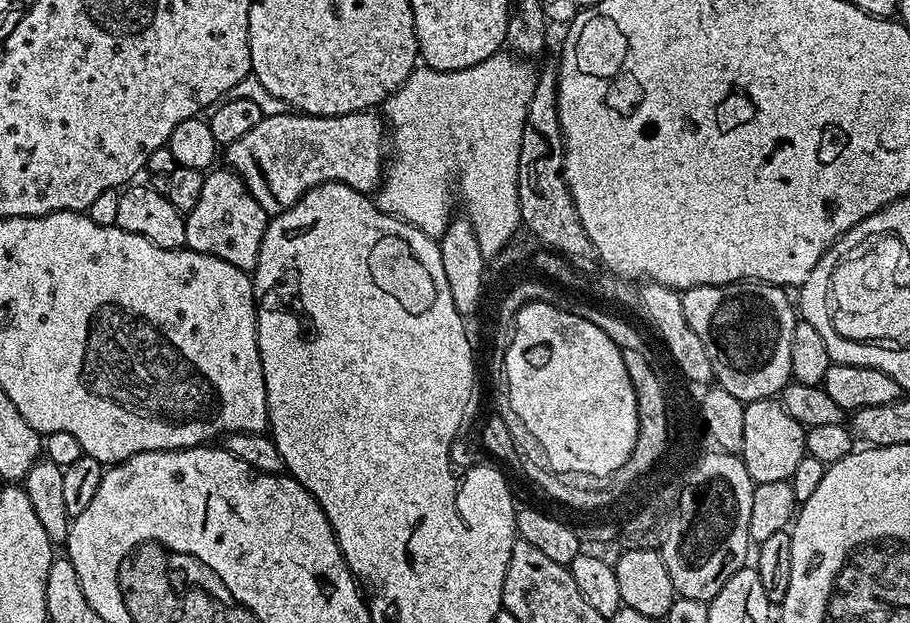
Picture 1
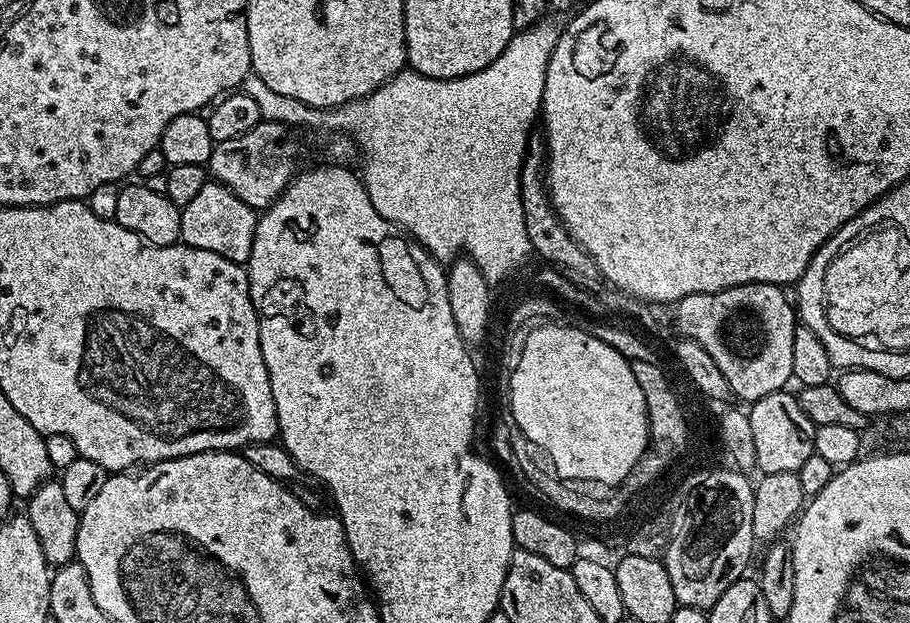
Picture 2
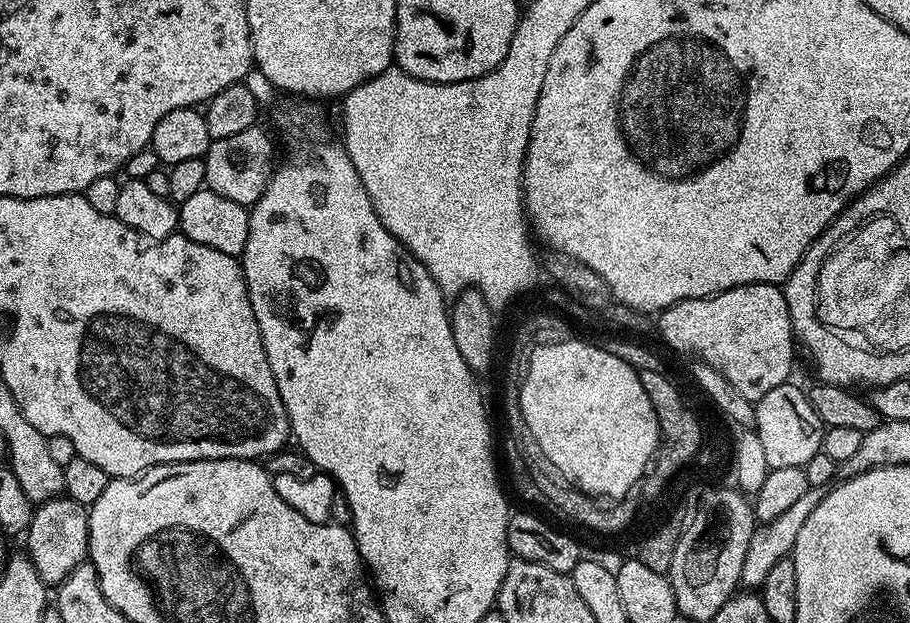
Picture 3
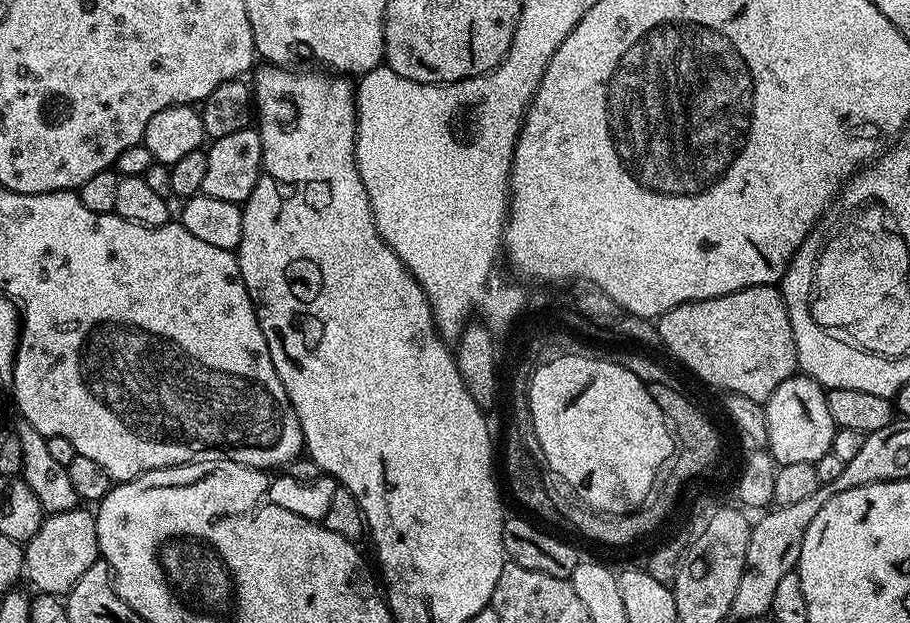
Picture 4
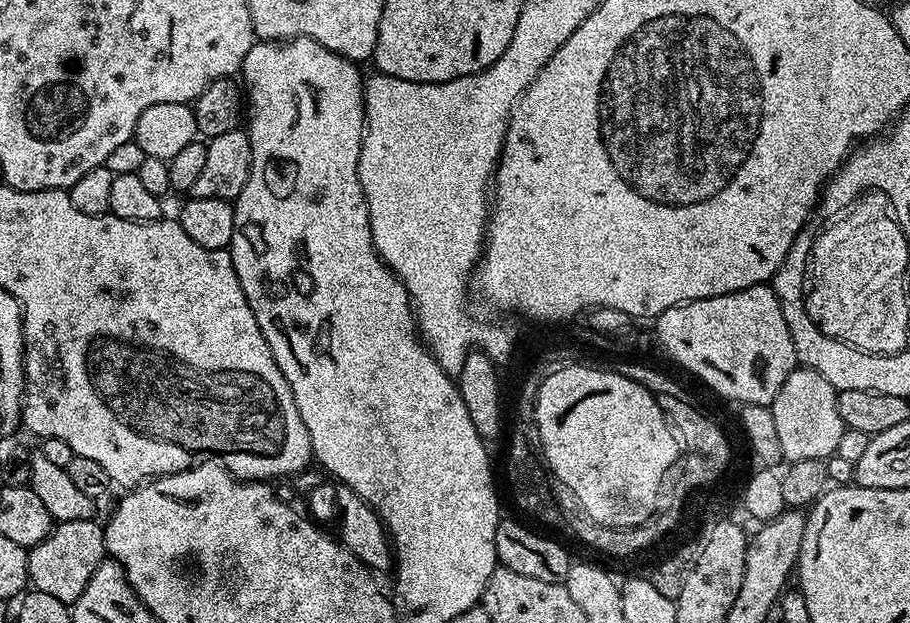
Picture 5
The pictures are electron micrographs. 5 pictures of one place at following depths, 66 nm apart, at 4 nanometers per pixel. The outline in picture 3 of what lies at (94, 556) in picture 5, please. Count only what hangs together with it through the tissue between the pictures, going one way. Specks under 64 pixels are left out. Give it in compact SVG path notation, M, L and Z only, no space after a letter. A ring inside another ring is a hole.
M63 494L55 496L53 500L47 500L44 504L35 505L26 539L28 539L26 555L31 558L34 570L38 570L40 579L45 585L58 586L79 564L88 560L88 508Z

